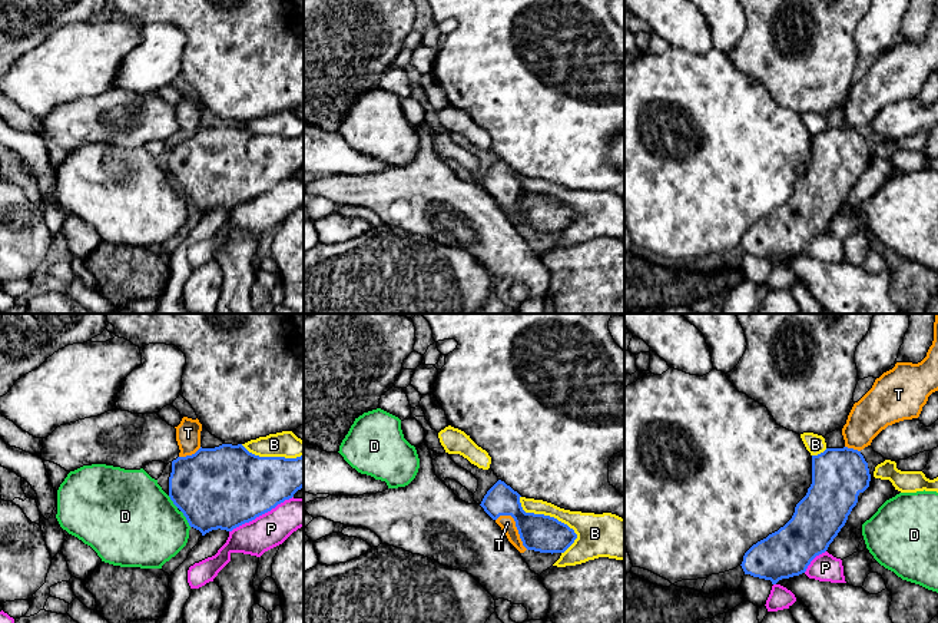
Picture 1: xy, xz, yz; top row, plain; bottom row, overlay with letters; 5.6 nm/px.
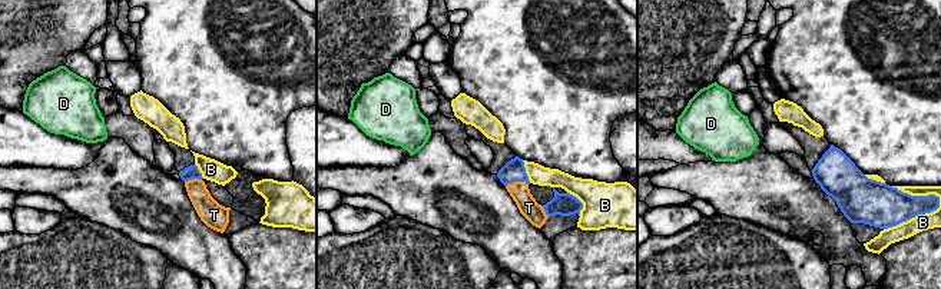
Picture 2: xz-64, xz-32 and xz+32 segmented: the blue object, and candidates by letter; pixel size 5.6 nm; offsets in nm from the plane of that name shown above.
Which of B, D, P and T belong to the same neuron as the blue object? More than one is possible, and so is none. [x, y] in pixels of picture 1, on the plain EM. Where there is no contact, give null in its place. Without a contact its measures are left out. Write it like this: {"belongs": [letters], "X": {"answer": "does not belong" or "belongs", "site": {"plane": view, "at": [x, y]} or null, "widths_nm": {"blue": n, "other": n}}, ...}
{"belongs": ["T"], "B": {"answer": "does not belong", "site": {"plane": "xz", "at": [549, 195]}, "widths_nm": {"blue": 220, "other": 170}}, "D": {"answer": "does not belong", "site": {"plane": "xy", "at": [186, 198]}, "widths_nm": {"blue": 460, "other": 440}}, "P": {"answer": "does not belong", "site": {"plane": "xy", "at": [261, 194]}, "widths_nm": {"blue": 460, "other": 190}}, "T": {"answer": "belongs", "site": {"plane": "xz", "at": [516, 205]}, "widths_nm": {"blue": 220, "other": 90}}}

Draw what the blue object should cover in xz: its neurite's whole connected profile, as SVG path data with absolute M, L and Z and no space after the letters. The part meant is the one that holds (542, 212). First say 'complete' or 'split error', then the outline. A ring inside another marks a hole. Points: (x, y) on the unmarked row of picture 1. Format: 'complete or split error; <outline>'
split error; M498 159L484 175L481 186L520 231L564 232L577 218L567 203L544 193L526 192L520 173Z

